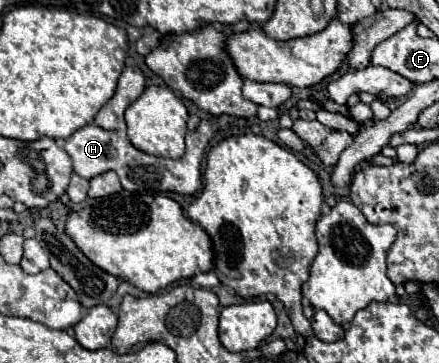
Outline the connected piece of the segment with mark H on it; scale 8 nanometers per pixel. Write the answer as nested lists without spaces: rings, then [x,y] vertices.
[[[219,115],[213,119],[201,119],[195,131],[189,131],[185,137],[187,151],[179,159],[163,159],[149,153],[143,153],[131,145],[127,137],[121,137],[117,131],[105,131],[97,125],[85,125],[77,129],[65,143],[63,149],[73,159],[73,171],[83,179],[93,179],[105,171],[115,171],[121,179],[123,189],[127,191],[149,191],[149,193],[181,193],[195,195],[201,189],[201,159],[215,131],[225,131],[229,127],[247,127],[249,121],[233,115]]]

